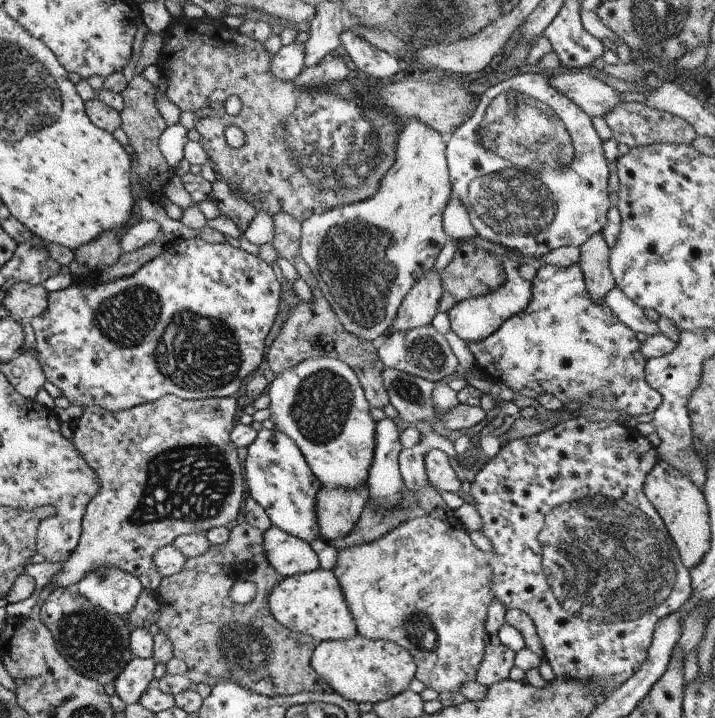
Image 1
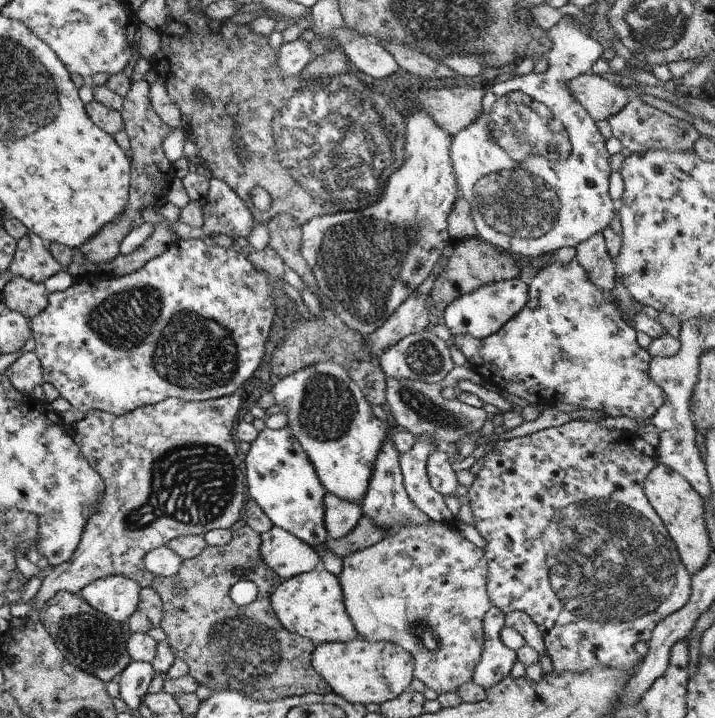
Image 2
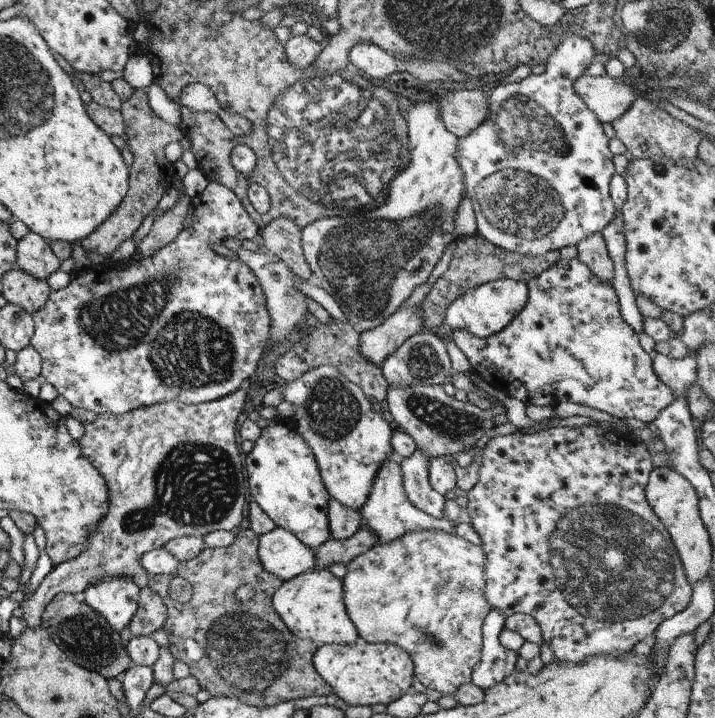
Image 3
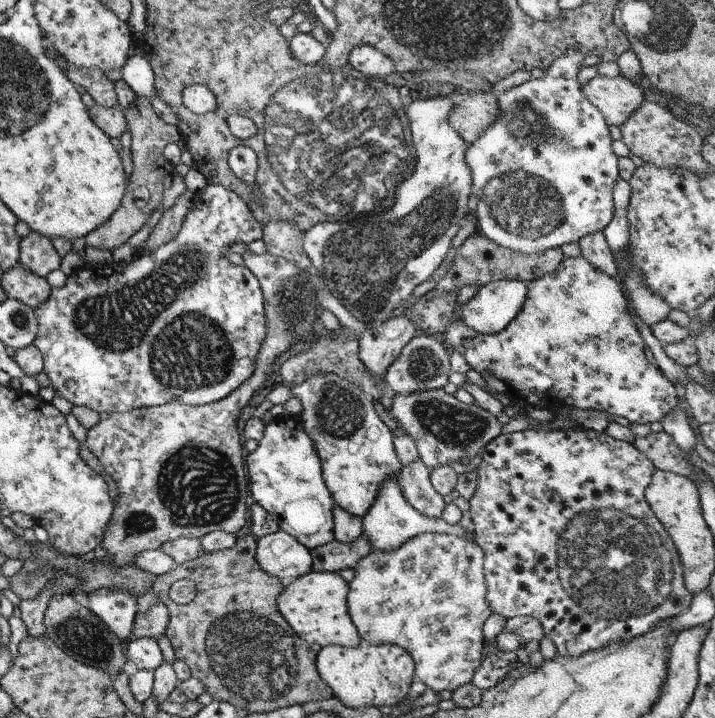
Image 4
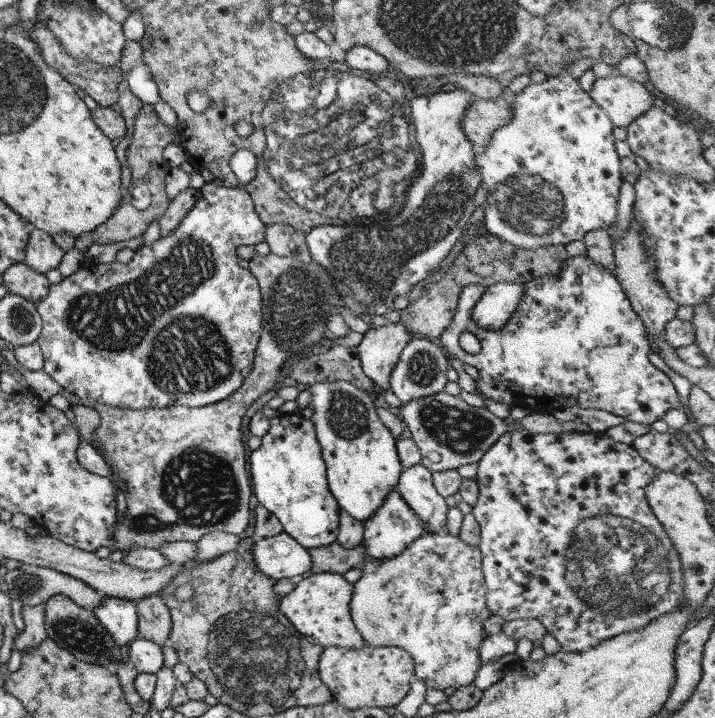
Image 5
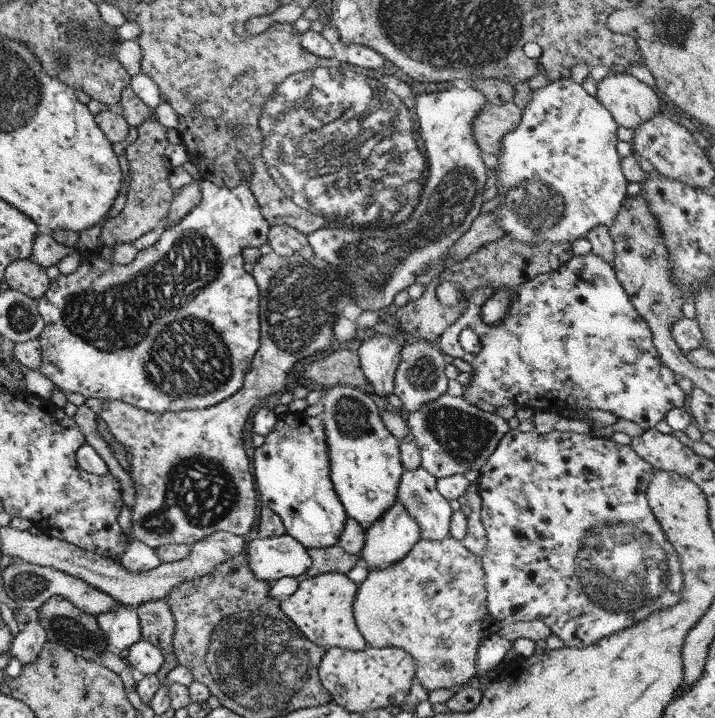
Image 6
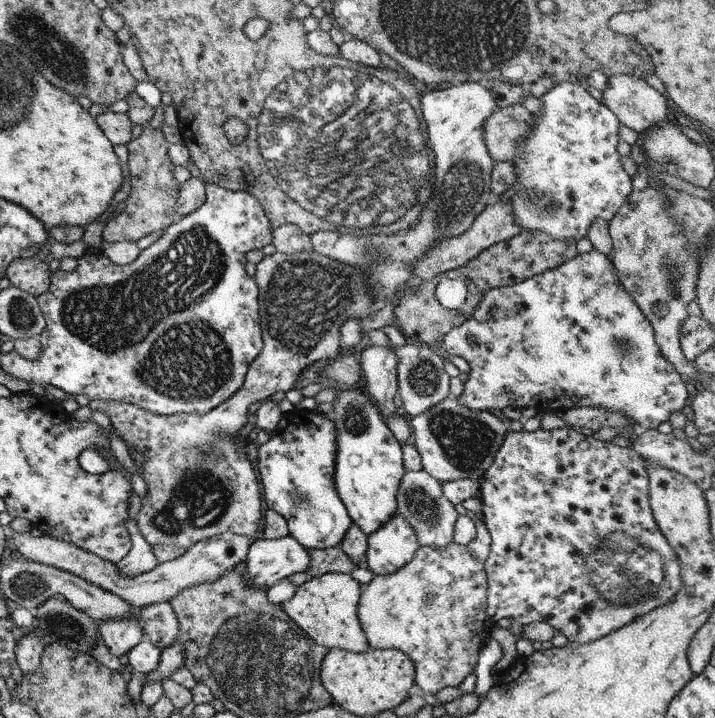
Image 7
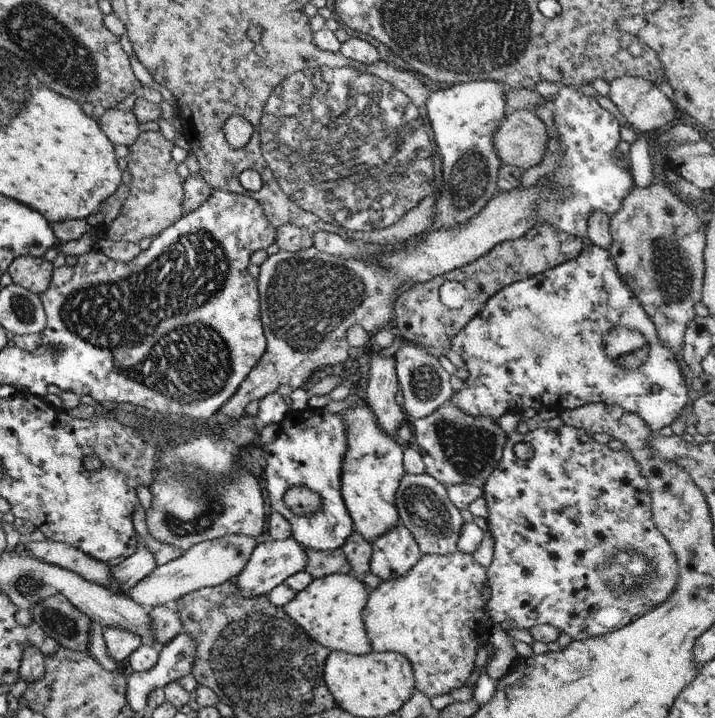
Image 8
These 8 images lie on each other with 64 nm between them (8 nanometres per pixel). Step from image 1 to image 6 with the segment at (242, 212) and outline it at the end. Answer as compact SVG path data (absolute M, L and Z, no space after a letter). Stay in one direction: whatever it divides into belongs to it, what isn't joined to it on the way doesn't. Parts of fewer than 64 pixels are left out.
M209 181L199 184L200 202L178 224L165 228L155 244L139 250L132 262L127 265L108 263L94 252L86 252L80 266L72 274L61 275L50 280L43 296L36 300L37 313L44 323L37 338L40 345L41 363L39 372L49 379L62 392L82 395L84 399L94 398L104 402L120 401L124 404L153 413L178 412L182 409L205 409L232 396L242 386L243 376L250 370L253 354L259 348L260 323L258 307L260 293L254 279L243 270L241 252L247 247L258 248L266 243L269 226L262 218L257 200L249 191L247 183L227 189L217 187Z

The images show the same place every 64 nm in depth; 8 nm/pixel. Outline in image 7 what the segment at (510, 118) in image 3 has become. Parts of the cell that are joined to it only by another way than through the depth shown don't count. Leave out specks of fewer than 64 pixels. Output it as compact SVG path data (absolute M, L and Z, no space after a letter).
M559 82L554 85L553 88L547 90L543 96L538 98L541 101L541 114L539 114L539 116L531 114L532 127L525 135L514 141L514 160L509 163L513 166L515 184L511 183L511 185L513 185L513 194L509 196L508 204L512 211L512 222L521 230L519 234L525 233L526 231L540 231L548 235L551 239L572 239L577 242L581 238L586 237L589 226L595 220L600 219L607 224L609 223L609 220L617 213L617 210L621 207L625 198L632 192L630 186L632 180L630 180L627 174L622 170L622 165L620 164L621 157L616 150L619 139L618 128L620 126L617 118L603 104L599 104L597 100L589 96L586 90L583 90L577 82Z

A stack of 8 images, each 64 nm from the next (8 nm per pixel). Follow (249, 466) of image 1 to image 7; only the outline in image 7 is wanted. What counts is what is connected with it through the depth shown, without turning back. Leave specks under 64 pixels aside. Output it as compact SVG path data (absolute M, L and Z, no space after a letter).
M305 409L282 413L265 444L257 445L257 474L268 509L281 515L291 535L307 551L340 544L351 521L335 490L335 426L325 415Z

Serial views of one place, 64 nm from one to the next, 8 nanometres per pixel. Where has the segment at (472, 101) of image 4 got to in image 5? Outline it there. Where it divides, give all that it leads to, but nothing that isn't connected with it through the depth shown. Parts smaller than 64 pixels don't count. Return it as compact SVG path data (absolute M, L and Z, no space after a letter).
M501 97L474 99L465 108L459 127L472 146L483 147L491 134L509 122L511 116L509 102Z

